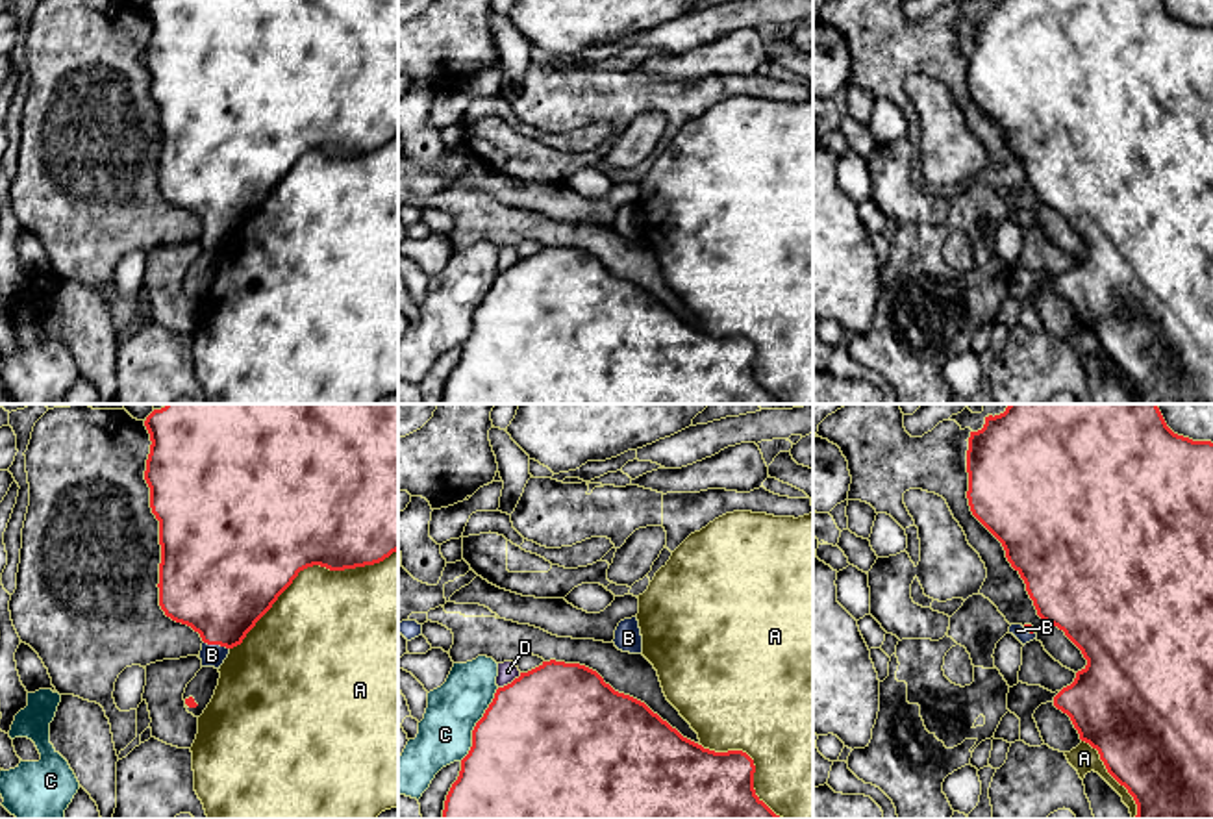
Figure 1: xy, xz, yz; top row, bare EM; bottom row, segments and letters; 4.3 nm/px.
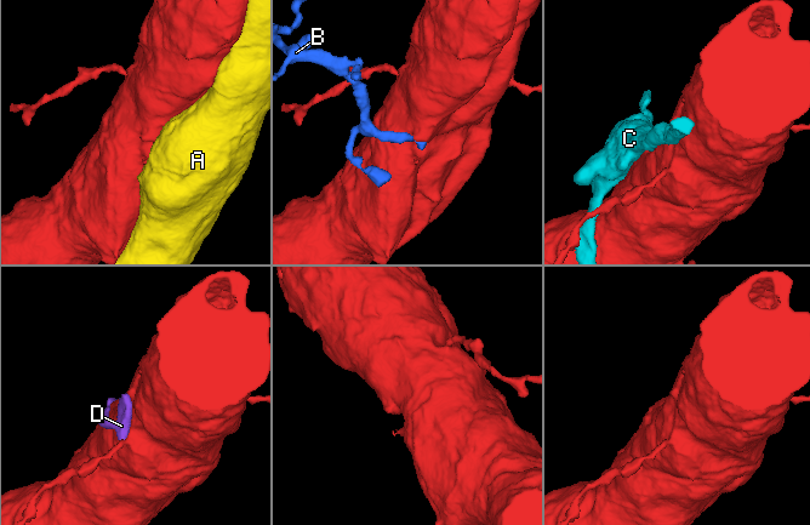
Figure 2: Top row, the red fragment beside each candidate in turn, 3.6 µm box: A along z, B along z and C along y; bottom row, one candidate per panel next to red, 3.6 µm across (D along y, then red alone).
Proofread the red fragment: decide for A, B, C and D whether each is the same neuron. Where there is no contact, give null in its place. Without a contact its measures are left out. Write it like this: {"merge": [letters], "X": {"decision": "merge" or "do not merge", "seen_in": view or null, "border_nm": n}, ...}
{"merge": ["B"], "A": {"decision": "do not merge", "seen_in": "xy", "border_nm": 850}, "B": {"decision": "merge", "seen_in": "xy", "border_nm": 120}, "C": {"decision": "do not merge", "seen_in": "xz", "border_nm": 360}, "D": {"decision": "do not merge", "seen_in": "xz", "border_nm": 120}}

